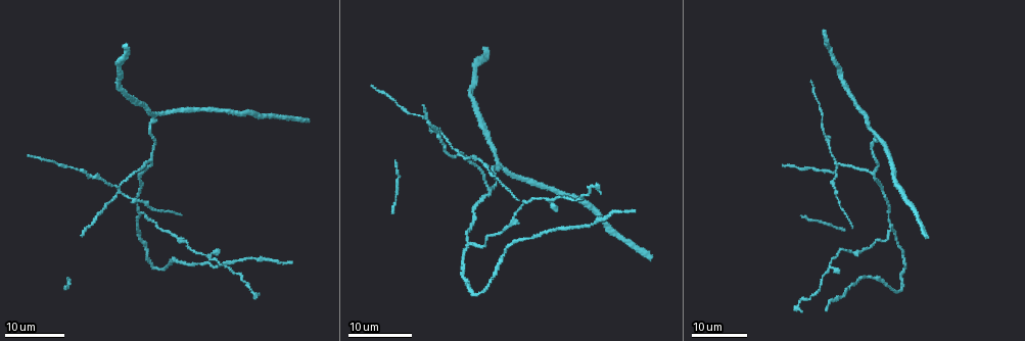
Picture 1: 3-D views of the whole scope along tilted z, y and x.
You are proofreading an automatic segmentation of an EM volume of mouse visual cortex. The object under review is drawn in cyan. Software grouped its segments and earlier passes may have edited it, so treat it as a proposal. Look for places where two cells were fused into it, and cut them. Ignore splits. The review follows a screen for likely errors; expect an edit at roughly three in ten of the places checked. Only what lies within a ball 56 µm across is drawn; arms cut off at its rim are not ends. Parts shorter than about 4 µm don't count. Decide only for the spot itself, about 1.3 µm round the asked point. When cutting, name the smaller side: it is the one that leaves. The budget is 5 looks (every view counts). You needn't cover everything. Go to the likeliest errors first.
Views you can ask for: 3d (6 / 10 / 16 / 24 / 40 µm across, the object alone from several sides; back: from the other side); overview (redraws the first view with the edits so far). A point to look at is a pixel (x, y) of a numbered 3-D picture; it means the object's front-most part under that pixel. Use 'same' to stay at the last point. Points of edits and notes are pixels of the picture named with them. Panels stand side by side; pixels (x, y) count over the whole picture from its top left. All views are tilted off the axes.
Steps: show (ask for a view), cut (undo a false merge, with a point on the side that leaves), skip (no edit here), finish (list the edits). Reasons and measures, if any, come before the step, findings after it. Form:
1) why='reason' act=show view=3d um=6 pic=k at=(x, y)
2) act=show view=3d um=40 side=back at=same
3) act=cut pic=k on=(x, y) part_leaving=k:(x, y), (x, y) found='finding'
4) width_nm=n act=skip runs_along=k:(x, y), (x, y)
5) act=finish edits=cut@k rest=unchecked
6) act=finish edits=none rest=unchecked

why='four or more arms meet' act=show view=3d um=24 pic=1 at=(458, 154)

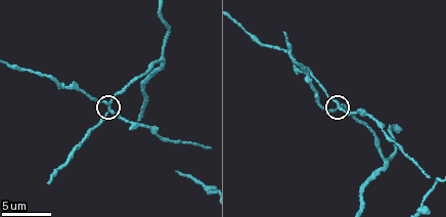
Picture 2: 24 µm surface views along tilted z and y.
act=show view=3d um=6 pic=2 at=(336, 105)

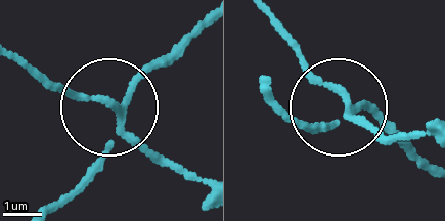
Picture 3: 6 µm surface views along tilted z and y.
arms=4 act=cut pic=3 on=(151, 160) part_leaving=3:(115, 116), (12, 59) found='a second cell is stuck on'

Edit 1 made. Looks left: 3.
act=show view=overview

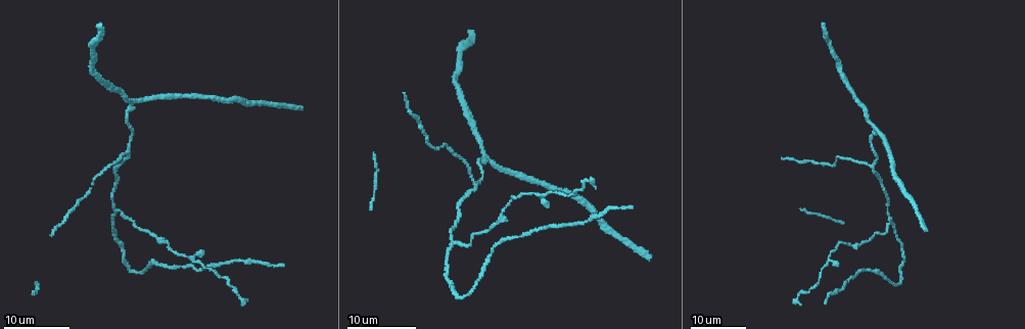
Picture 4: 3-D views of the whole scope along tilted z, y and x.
why='arms part here' act=show view=3d um=24 pic=4 at=(455, 242)

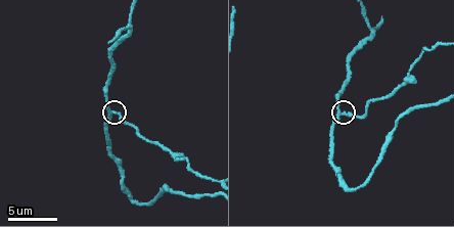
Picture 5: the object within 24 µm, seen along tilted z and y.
act=show view=3d um=10 pic=5 at=(342, 114)

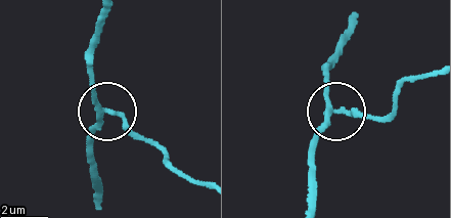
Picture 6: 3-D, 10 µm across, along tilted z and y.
arms=3 act=cut pic=6 on=(128, 131) found='two cells meet here'

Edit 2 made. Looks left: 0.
act=finish edits=cut@3,cut@6 rest=unchecked

